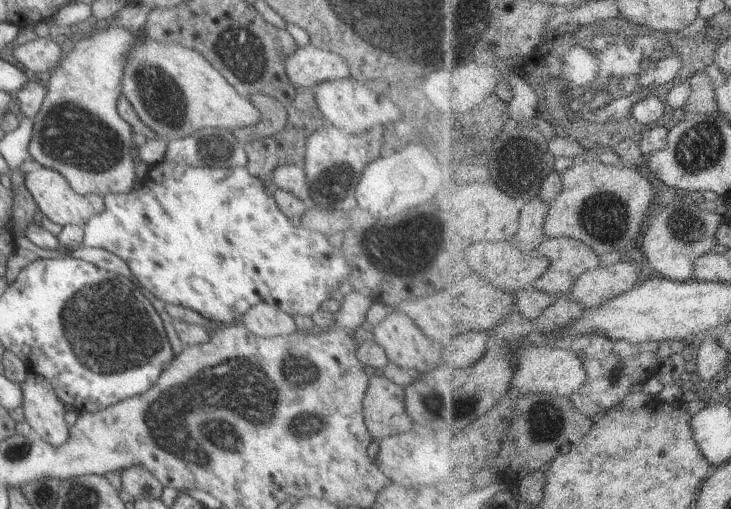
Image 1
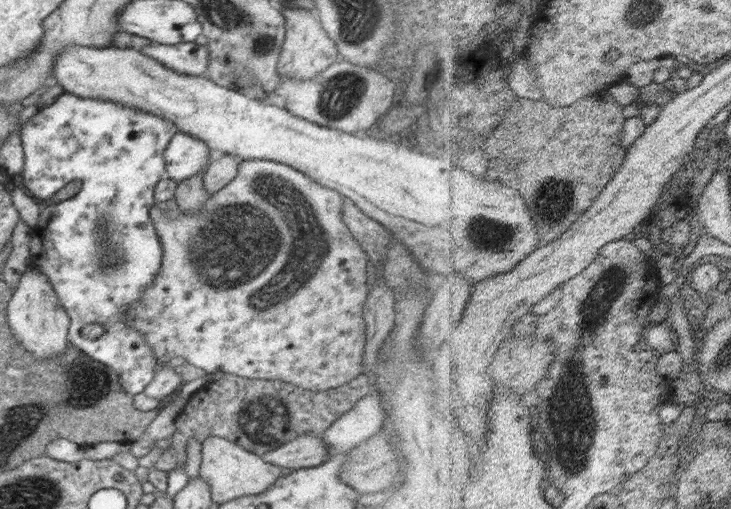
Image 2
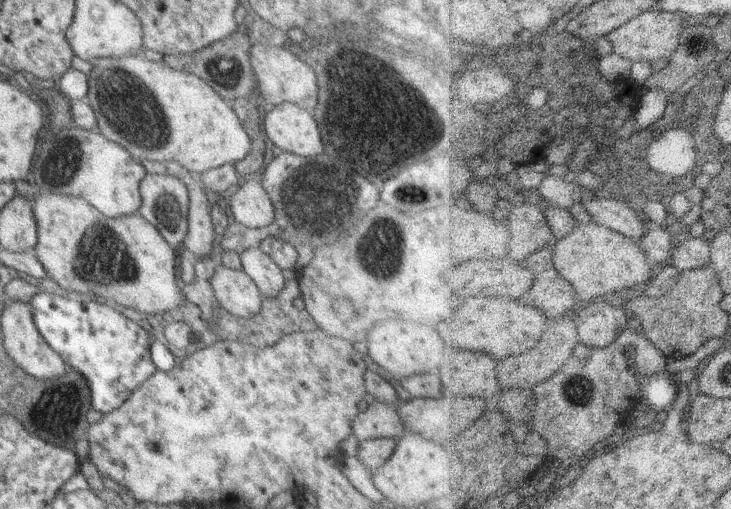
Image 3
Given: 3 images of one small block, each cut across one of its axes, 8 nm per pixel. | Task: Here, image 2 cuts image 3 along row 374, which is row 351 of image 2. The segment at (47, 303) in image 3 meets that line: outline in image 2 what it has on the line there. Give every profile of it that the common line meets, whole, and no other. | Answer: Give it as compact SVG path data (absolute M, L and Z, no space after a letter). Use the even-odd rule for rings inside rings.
M72 93L61 94L52 104L48 104L46 107L39 109L38 113L31 117L26 123L21 125L20 133L22 139L22 146L25 154L23 171L18 175L17 183L25 189L28 194L40 200L50 201L52 197L60 190L64 188L68 182L72 180L80 180L80 191L73 197L61 201L59 203L49 202L42 209L41 223L32 228L32 234L30 234L30 263L35 264L36 268L40 268L40 272L48 278L48 282L53 286L55 294L58 296L62 307L68 314L70 321L68 340L74 346L88 355L90 358L97 360L98 363L105 364L108 368L112 368L112 371L116 372L119 378L119 384L121 389L127 394L140 394L146 389L146 386L150 384L155 376L155 366L157 357L153 353L153 350L145 343L143 336L131 328L126 323L126 315L128 308L132 308L132 304L136 304L136 300L142 298L142 292L152 282L156 276L159 275L160 268L162 268L163 251L162 245L160 245L160 239L156 233L153 220L151 219L151 209L155 206L154 189L156 184L160 180L164 179L167 174L166 163L164 160L164 151L167 144L170 142L172 135L180 132L179 128L172 124L169 120L164 120L155 114L149 112L142 112L137 108L130 108L129 106L122 106L116 104L111 100L100 100L99 98L87 98L82 96L76 96ZM86 324L101 324L104 331L97 338L88 338L82 335L81 330Z

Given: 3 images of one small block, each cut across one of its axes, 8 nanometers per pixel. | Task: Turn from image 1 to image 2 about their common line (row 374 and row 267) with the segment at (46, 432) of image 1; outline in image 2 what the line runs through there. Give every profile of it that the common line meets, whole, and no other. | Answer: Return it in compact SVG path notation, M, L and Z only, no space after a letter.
M30 263L7 307L7 323L13 336L28 353L34 354L36 358L48 358L52 354L64 352L70 321L48 278L40 272L40 268Z

